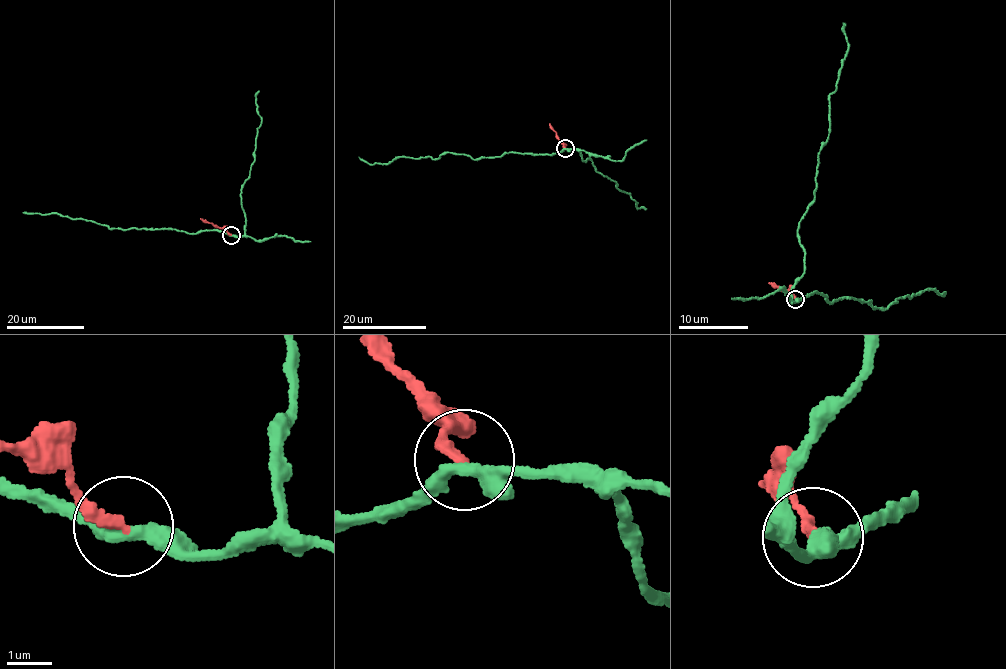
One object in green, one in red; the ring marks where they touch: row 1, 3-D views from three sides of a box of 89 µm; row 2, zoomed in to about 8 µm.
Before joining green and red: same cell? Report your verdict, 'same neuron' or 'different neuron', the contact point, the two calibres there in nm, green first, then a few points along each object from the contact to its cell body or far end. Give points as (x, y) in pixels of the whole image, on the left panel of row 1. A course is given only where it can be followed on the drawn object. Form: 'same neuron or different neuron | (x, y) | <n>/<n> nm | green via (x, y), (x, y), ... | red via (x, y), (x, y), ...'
different neuron | (231, 235) | 320/220 nm | green via (231, 235), (216, 230), (187, 233), (168, 228), (114, 229), (53, 213), (23, 212) | red via (231, 235), (200, 218)

